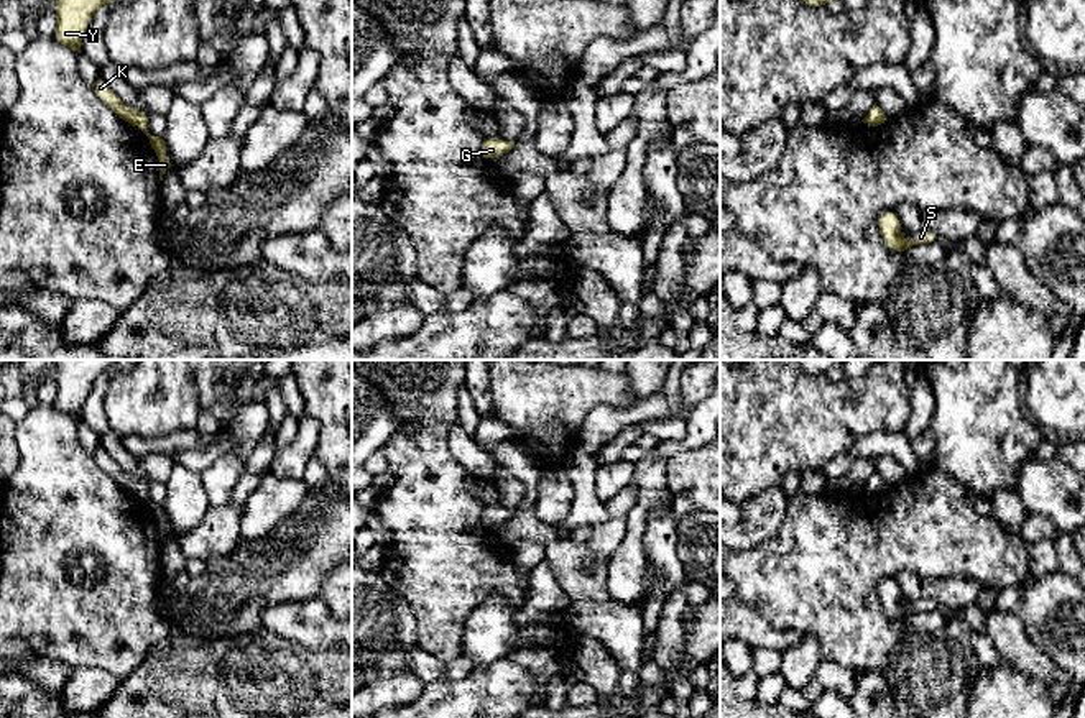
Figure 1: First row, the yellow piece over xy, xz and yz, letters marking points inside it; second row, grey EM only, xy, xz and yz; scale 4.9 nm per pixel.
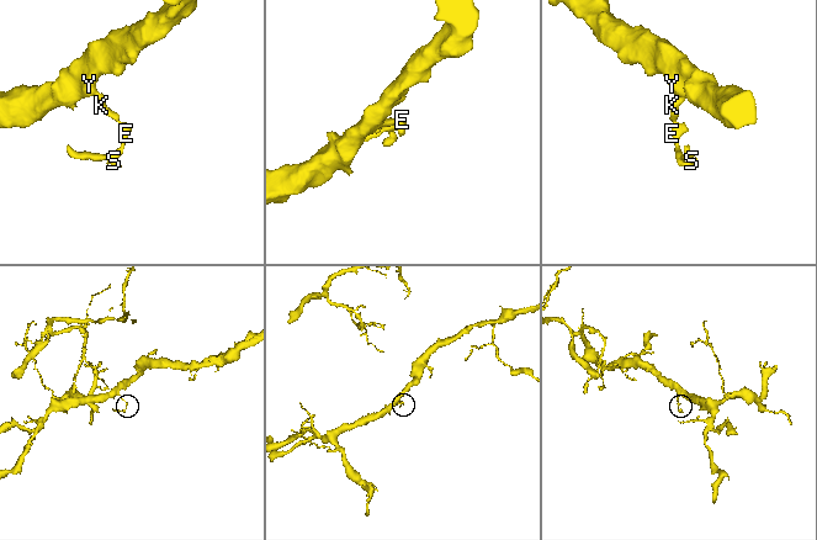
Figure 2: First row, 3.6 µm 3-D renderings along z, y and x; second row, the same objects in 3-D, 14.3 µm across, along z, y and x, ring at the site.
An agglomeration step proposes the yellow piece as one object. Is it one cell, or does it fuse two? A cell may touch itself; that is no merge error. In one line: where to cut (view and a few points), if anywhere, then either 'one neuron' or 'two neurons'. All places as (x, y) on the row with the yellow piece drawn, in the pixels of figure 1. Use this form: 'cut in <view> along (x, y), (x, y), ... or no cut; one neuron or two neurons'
no cut; one neuron

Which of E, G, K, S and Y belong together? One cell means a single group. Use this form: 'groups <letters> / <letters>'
groups E G K S Y

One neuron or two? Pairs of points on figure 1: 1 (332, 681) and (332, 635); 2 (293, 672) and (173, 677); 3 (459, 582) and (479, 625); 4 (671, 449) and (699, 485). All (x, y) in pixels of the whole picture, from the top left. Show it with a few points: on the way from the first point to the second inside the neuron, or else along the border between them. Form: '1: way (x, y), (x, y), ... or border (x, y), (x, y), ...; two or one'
1: border (295, 641), (311, 649), (334, 648); two
2: way (263, 672), (249, 671), (240, 679), (203, 679); one
3: border (507, 597), (489, 593), (469, 613), (462, 648); two
4: border (702, 446), (668, 459); two

